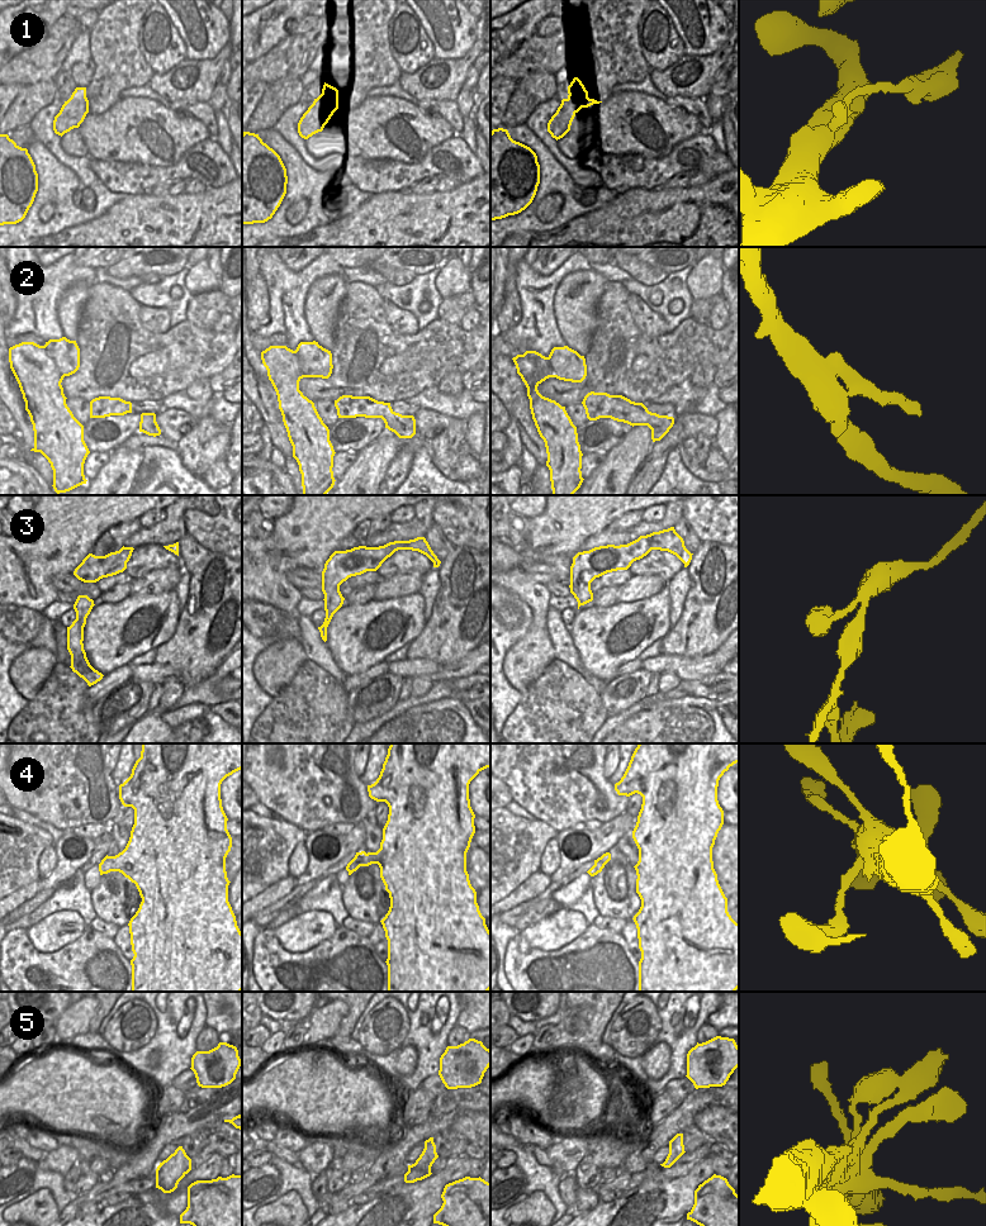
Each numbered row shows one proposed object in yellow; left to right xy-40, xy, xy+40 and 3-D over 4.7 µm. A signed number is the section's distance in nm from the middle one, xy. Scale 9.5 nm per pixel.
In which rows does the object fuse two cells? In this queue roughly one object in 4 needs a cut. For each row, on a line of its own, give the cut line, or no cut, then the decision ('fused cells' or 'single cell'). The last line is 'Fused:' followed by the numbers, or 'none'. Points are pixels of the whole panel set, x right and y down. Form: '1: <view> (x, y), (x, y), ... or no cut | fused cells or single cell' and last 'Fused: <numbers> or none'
1: xy+40 (587, 91), (569, 94) | fused cells
2: xy-40 (43, 346), (62, 378) | fused cells
3: no cut | single cell
4: no cut | single cell
5: no cut | single cell
Fused: 1, 2

